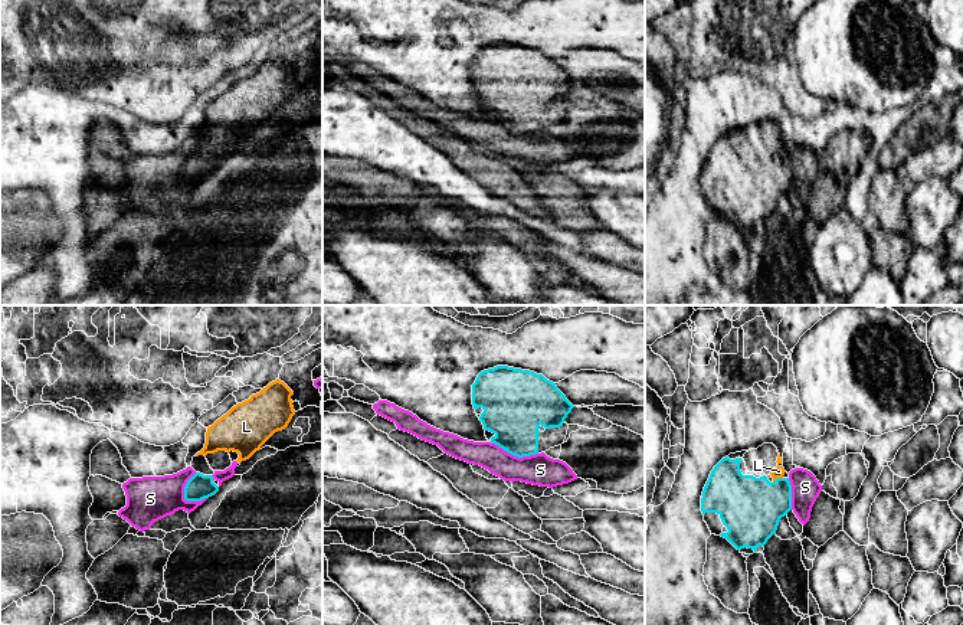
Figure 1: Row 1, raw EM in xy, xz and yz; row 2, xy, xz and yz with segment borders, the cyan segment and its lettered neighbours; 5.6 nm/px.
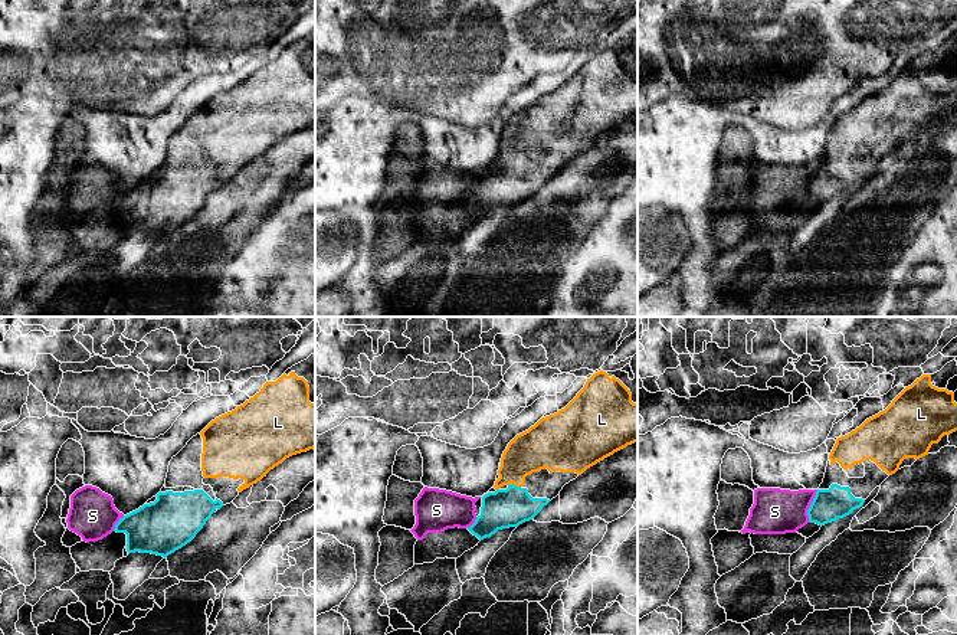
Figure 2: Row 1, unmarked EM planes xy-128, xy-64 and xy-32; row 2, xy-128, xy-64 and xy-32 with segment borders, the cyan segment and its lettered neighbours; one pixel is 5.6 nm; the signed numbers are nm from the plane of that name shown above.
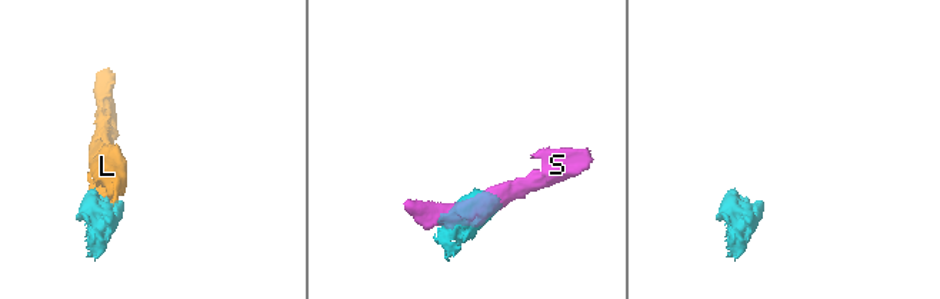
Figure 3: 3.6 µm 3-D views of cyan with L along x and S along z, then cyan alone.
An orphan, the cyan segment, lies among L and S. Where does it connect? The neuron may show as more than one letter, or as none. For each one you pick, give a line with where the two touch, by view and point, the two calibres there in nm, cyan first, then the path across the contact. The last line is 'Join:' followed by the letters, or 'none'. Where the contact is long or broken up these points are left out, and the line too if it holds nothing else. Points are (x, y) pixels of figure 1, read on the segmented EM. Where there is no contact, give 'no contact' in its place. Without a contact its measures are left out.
L: yz (778, 478) | 340/60 nm
Join: L

